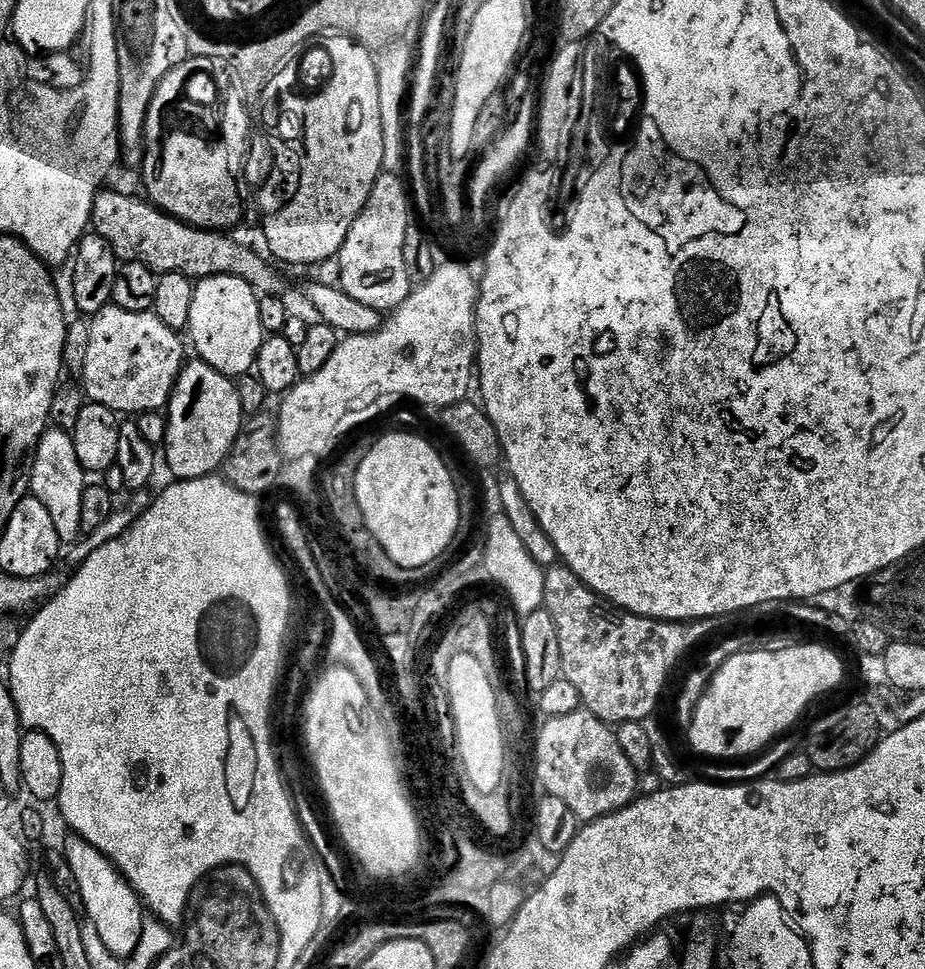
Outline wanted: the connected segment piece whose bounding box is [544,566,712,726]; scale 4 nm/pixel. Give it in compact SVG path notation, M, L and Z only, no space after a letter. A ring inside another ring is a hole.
M552 566L545 571L544 608L550 614L558 634L563 679L573 684L580 695L581 705L605 724L617 726L627 720L647 721L660 704L660 695L668 684L668 675L703 636L711 634L711 623L647 620L644 616L633 616L615 607L596 603L600 603L596 593L571 568Z

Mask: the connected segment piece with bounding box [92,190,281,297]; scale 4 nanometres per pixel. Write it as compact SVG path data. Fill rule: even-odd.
M101 190L96 196L92 207L92 224L95 235L101 236L116 253L117 261L130 262L136 259L142 264L148 265L153 270L164 272L182 272L193 278L206 276L240 276L261 297L277 295L281 290L280 276L255 252L236 240L231 240L231 235L220 230L201 230L191 227L166 212L161 212L155 204L145 202L143 199L135 200L132 196L123 196L120 192L108 192Z

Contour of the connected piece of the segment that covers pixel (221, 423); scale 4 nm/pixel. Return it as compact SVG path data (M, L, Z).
M192 358L181 368L176 383L170 389L172 397L168 400L166 419L168 429L162 445L162 456L168 459L168 468L176 480L193 480L203 476L211 476L228 459L234 442L240 437L246 424L242 404L239 402L237 385L222 372L217 372L199 358Z

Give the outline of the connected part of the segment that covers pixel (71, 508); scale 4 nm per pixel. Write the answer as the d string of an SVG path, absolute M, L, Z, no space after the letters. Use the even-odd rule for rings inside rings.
M55 430L45 431L30 464L30 492L38 498L38 502L42 502L42 506L46 506L46 510L50 510L50 518L54 518L54 530L58 530L58 538L68 546L79 541L82 536L80 523L82 498L86 487L84 479L86 473L78 462L71 435Z

